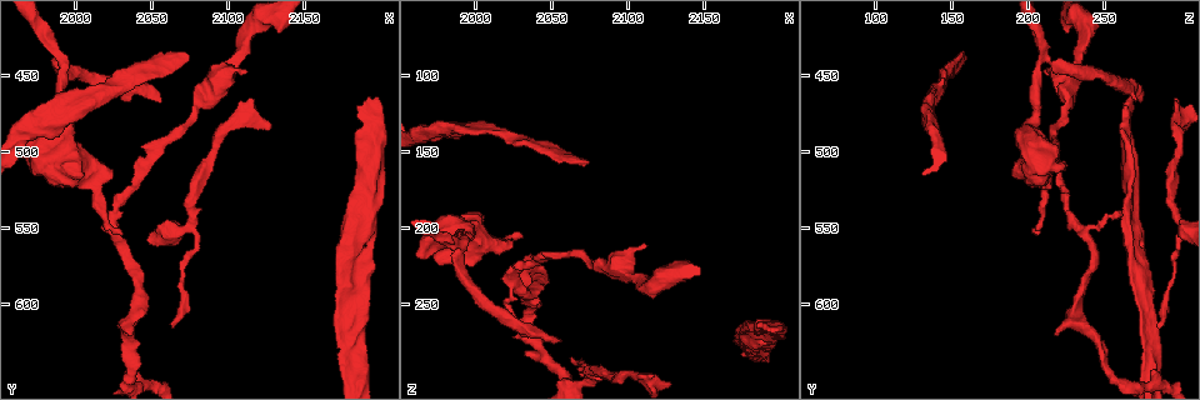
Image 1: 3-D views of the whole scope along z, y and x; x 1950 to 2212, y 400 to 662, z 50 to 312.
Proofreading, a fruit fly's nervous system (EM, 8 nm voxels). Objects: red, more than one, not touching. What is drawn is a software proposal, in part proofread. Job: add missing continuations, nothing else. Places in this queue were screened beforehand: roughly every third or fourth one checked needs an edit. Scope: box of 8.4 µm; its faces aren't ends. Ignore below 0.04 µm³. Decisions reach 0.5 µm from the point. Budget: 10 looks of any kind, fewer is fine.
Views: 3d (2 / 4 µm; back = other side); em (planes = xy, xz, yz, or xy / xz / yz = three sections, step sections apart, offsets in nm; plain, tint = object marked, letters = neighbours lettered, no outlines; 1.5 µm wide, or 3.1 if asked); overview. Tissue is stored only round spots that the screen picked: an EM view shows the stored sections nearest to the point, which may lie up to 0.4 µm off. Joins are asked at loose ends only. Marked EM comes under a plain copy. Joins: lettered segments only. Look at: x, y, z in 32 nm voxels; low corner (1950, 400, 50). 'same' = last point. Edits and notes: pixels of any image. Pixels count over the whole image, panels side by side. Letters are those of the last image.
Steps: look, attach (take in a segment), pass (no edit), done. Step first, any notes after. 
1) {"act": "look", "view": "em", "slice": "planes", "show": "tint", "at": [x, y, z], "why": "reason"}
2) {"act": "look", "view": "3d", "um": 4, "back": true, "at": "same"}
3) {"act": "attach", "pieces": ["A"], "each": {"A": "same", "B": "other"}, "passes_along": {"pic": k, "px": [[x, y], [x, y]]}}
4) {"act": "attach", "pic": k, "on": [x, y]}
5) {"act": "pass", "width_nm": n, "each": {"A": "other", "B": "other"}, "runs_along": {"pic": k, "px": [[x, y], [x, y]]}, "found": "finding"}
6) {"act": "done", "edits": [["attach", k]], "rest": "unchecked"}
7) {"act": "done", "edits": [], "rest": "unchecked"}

{"act": "look", "view": "em", "slice": "yz", "step": 8, "show": "tint", "at": [2190, 466, 266], "why": "branch stops here"}

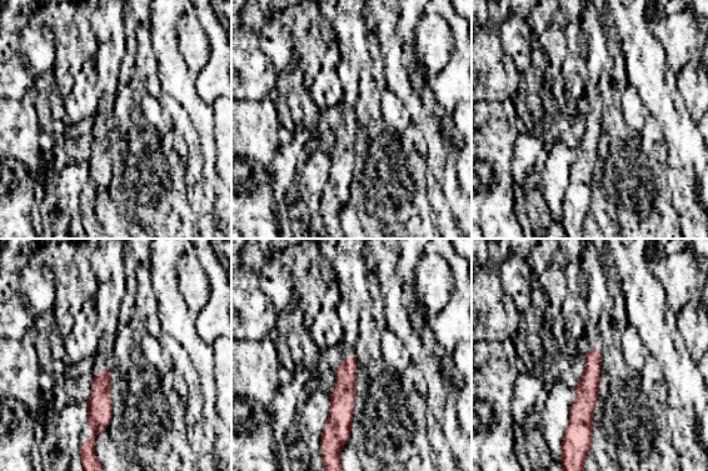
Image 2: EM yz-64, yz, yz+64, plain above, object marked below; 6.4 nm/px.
{"act": "look", "view": "em", "slice": "planes", "show": "letters", "at": "same"}

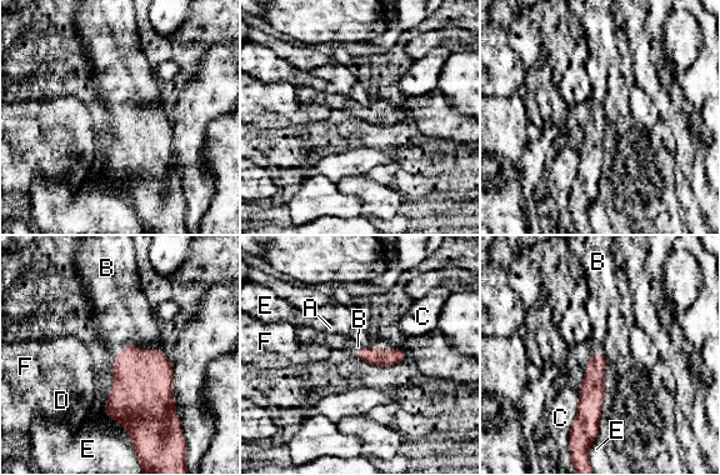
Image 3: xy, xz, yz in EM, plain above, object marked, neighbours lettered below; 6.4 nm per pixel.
{"act": "attach", "pieces": ["B"], "width_nm": 110, "each": {"A": "other", "B": "same", "C": "other", "D": "other", "E": "other", "F": "other"}, "passes_along": {"pic": 3, "px": [[143, 379], [123, 351], [121, 314]]}, "found": "it goes on there"}

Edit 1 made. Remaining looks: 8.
{"act": "look", "view": "em", "slice": "yz", "step": 4, "show": "letters", "at": [2062, 614, 284], "why": "tapers out"}

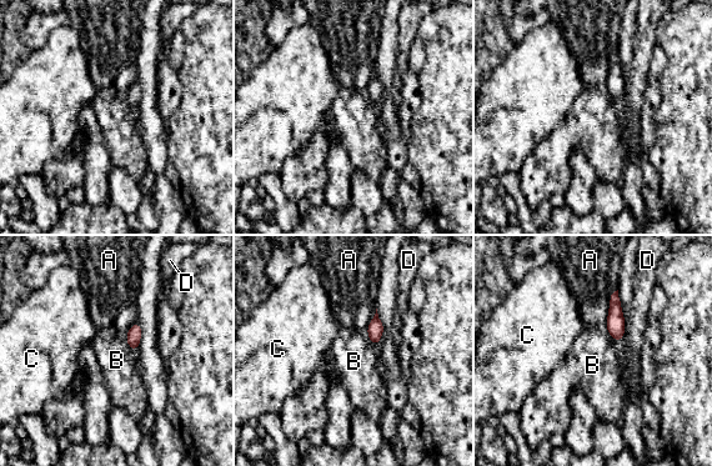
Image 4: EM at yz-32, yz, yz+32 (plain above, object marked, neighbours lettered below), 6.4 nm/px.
{"act": "look", "view": "em", "slice": "planes", "show": "letters", "at": "same"}

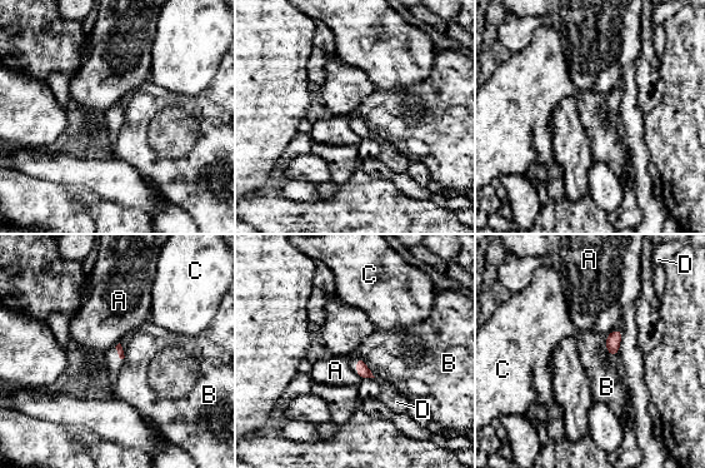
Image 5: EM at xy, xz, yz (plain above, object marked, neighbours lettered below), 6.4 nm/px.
{"act": "pass", "each": {"A": "other", "B": "other", "C": "other", "D": "other"}, "border": {"pic": 5, "px": [[358, 356], [375, 377]]}, "found": "none of them fits"}

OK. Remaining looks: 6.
{"act": "look", "view": "3d", "um": 2, "at": [2038, 620, 216], "why": "branch stops here"}

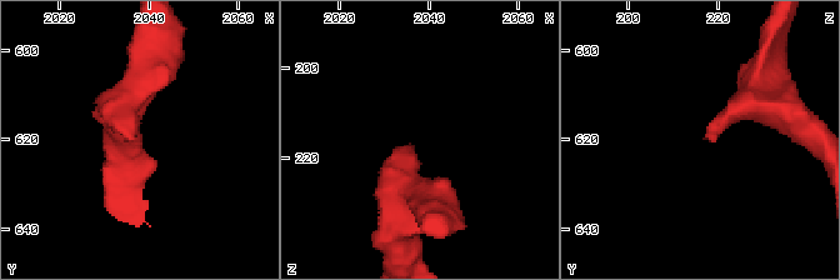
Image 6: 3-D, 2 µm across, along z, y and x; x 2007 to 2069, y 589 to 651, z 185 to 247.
{"act": "look", "view": "em", "slice": "planes", "show": "letters", "at": [2036, 620, 217], "why": "need the tissue"}

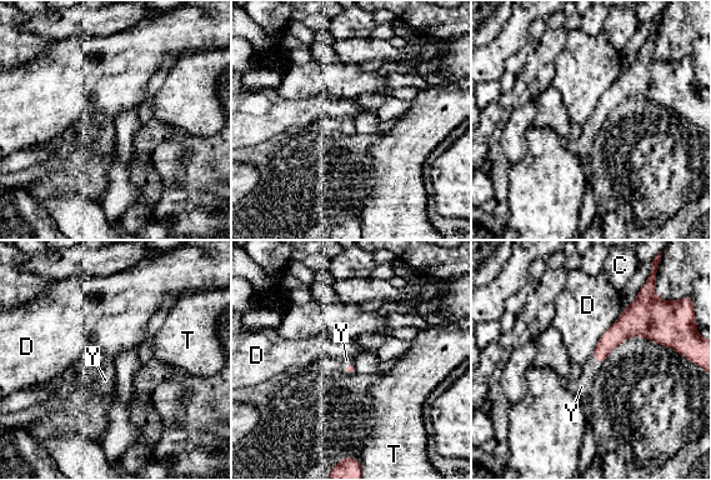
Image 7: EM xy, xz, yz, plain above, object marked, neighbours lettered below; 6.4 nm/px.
{"act": "attach", "pieces": ["Y"], "longest_contact_nm": ["D", 380], "each": {"C": "other", "D": "other", "T": "other", "Y": "same"}, "passes_along": {"pic": 7, "px": [[350, 369], [346, 365], [346, 360]]}, "found": "the cell continues"}

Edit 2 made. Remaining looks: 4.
{"act": "look", "view": "overview", "why": "redraw"}

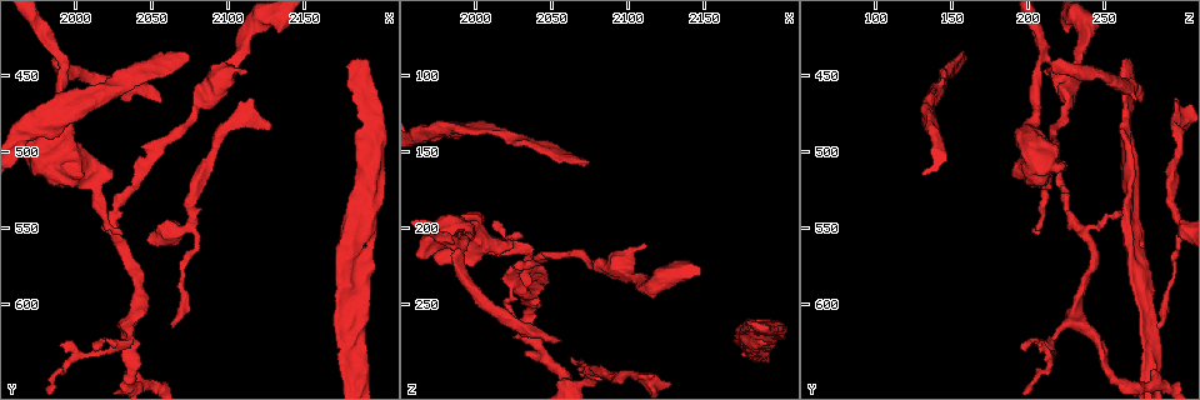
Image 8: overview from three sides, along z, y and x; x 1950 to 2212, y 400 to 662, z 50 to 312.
{"act": "look", "view": "3d", "um": 4, "at": [2072, 434, 156], "why": "branch stops here"}

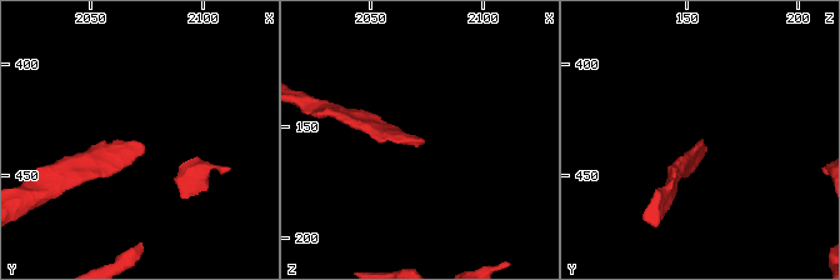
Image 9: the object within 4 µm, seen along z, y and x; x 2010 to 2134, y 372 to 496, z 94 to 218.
{"act": "look", "view": "em", "slice": "planes", "show": "letters", "at": [2073, 436, 156]}

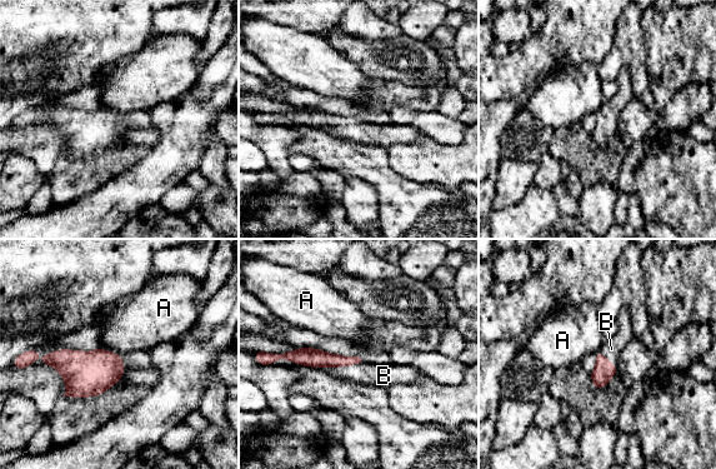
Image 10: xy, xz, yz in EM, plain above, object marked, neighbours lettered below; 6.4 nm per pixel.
{"act": "attach", "pieces": ["B"], "each": {"A": "other", "B": "same"}, "passes_along": {"pic": 10, "px": [[308, 357], [340, 365], [365, 373]]}, "found": "the cell continues"}

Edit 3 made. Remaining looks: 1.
{"act": "done", "edits": [["attach", 3], ["attach", 7], ["attach", 10]], "rest": "unchecked"}

